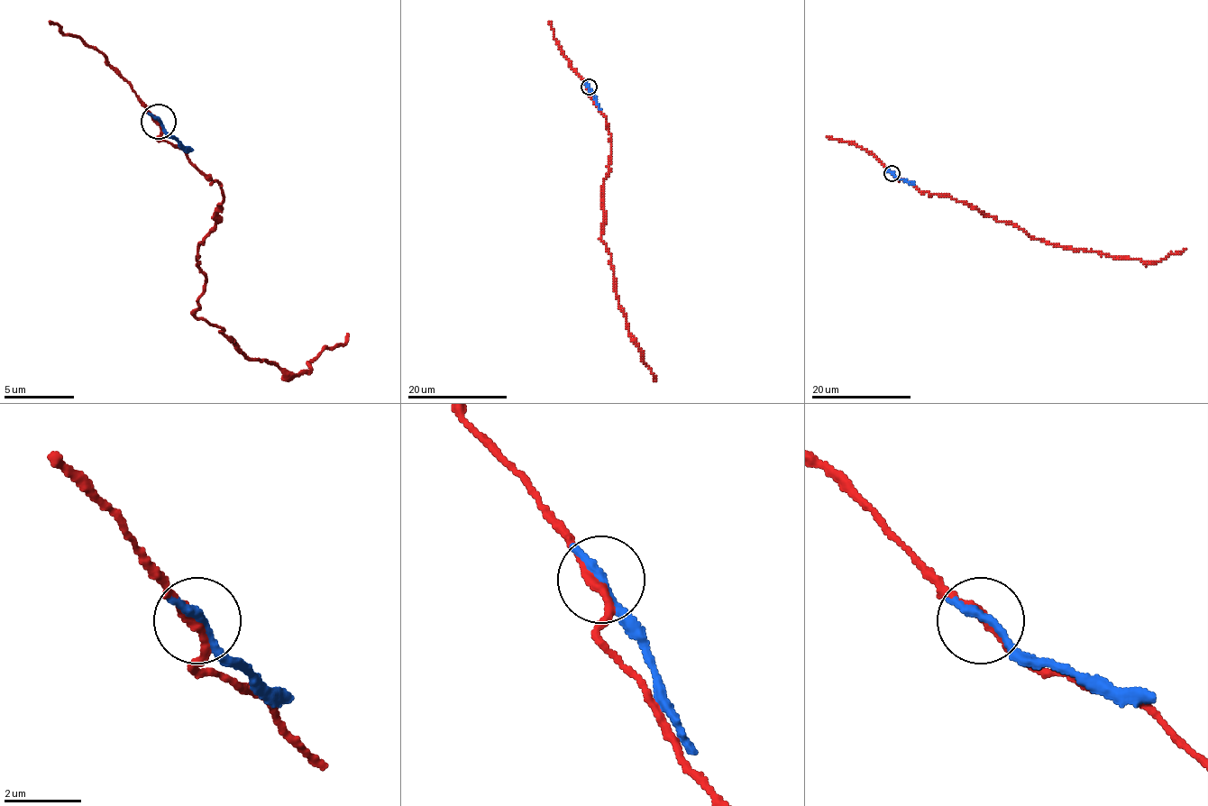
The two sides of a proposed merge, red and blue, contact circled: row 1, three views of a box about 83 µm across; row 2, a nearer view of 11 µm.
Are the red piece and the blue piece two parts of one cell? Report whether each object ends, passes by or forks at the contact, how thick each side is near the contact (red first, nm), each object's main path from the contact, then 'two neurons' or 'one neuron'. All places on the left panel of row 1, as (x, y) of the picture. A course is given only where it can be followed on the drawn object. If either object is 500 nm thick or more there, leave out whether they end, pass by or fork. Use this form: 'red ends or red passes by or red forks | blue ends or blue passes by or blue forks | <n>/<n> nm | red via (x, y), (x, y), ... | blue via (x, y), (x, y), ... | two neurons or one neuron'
red passes by | blue ends | 240/280 nm | red via (158, 123), (161, 140), (221, 186), (196, 256), (196, 315), (224, 330), (249, 358), (291, 376), (347, 334) | blue via (158, 123), (193, 151) | two neurons

